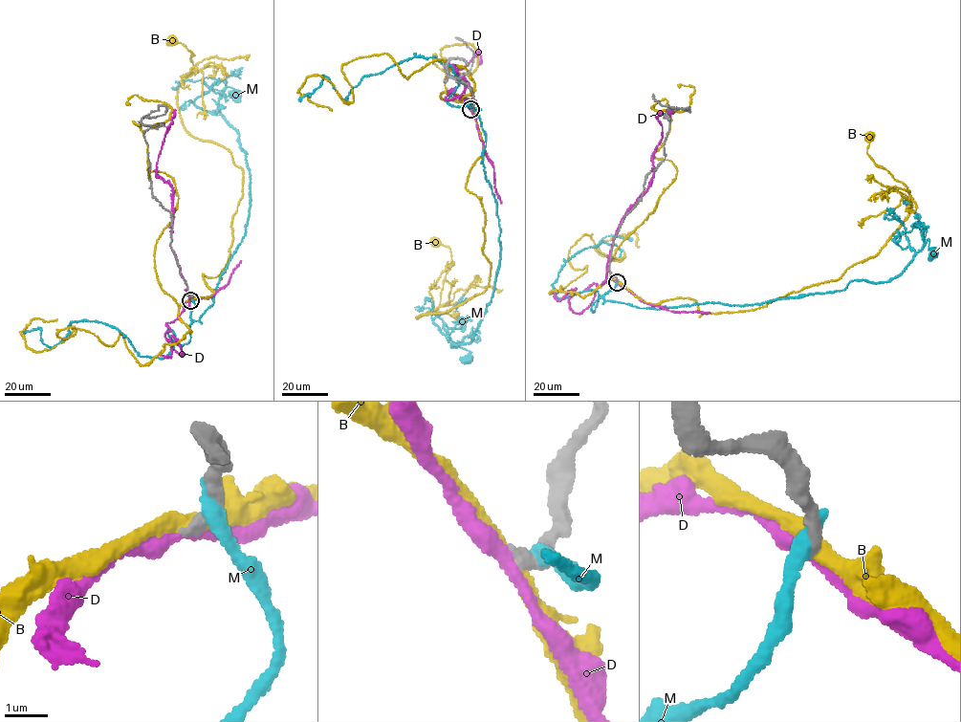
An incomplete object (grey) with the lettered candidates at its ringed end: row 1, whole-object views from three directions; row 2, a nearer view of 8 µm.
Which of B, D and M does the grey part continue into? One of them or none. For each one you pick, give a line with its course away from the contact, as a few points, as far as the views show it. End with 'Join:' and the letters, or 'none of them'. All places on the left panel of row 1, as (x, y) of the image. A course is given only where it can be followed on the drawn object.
Join: none of them

